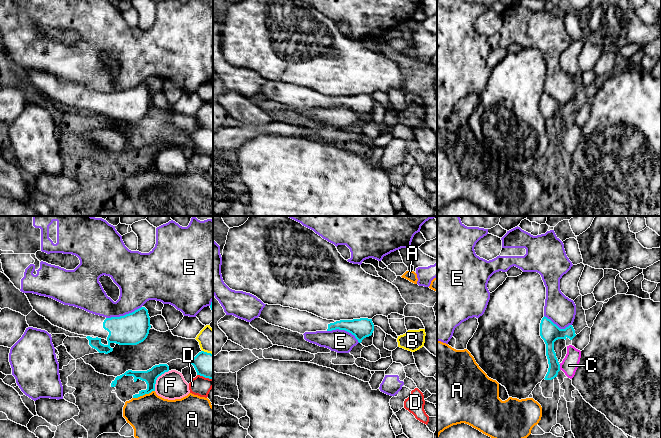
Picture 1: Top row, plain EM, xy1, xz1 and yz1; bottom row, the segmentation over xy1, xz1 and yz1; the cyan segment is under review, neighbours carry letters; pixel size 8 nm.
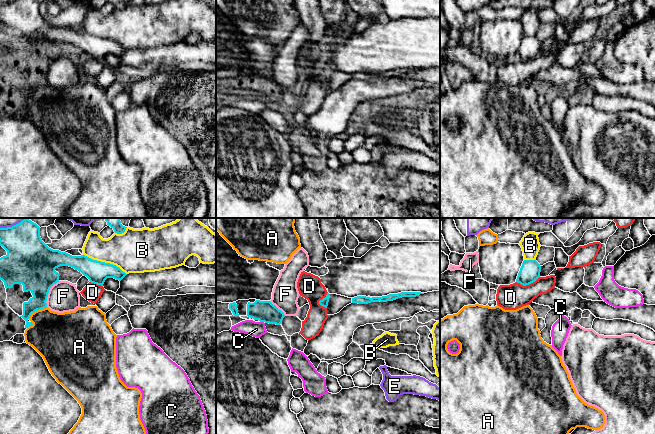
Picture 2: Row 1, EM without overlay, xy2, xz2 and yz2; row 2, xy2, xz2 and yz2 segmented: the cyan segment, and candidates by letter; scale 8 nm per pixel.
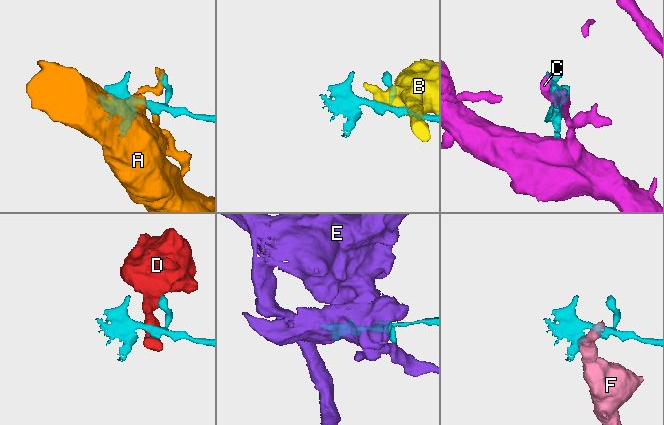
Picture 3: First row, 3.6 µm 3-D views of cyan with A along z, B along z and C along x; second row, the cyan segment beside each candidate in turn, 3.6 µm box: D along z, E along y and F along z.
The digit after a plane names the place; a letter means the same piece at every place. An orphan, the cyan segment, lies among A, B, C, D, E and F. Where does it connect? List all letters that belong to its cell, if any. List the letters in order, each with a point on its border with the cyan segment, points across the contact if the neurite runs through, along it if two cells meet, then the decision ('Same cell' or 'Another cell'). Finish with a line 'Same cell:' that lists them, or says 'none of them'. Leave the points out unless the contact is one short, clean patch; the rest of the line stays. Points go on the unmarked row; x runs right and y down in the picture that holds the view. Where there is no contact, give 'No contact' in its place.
A: Touches cyan at xy1 (143, 170). Boundary: xy1 (154, 166), (133, 174). Another cell
B: Touches cyan at xy2 (104, 38). Another cell
C: Touches cyan at yz1 (559, 143). Another cell
D: Touches cyan at yz2 (527, 60). Boundary: yz2 (539, 52), (534, 57), (525, 61), (516, 58). Another cell
E: Touches cyan at xy1 (124, 91). Another cell
F: Touches cyan at xy2 (48, 68). Boundary: xy2 (59, 57), (50, 64), (46, 82). Another cell
Same cell: none of them

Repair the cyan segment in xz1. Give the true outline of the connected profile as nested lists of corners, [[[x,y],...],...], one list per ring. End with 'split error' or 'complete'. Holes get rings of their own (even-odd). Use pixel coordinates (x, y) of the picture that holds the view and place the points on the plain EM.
[[[266,80],[259,94],[267,99],[279,102],[293,108],[304,110],[305,108],[345,106],[358,116],[359,119],[372,111],[374,100],[372,95],[360,94],[353,96],[327,96],[307,87],[300,87],[281,81]]]; split error

